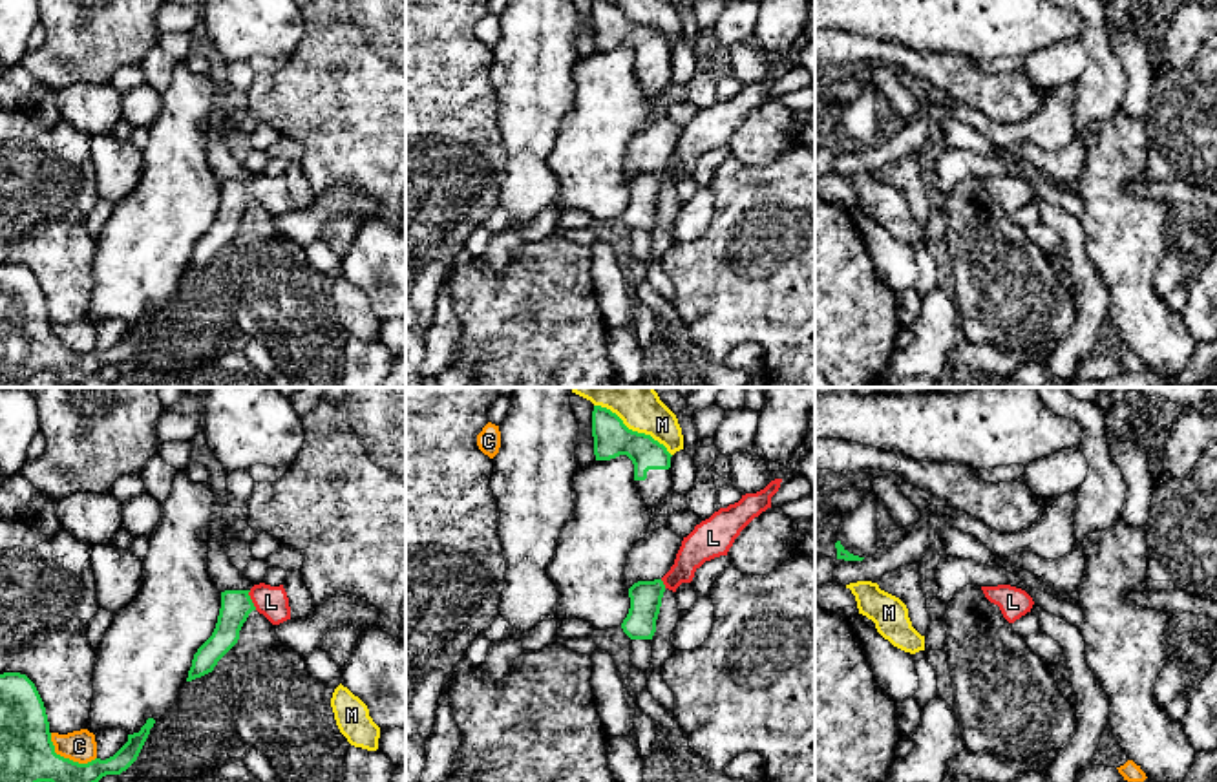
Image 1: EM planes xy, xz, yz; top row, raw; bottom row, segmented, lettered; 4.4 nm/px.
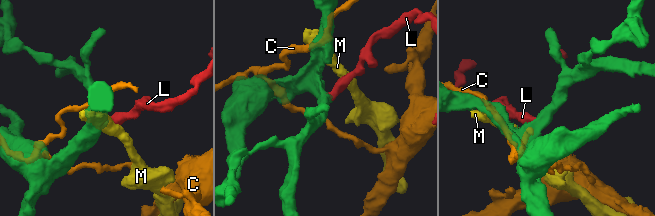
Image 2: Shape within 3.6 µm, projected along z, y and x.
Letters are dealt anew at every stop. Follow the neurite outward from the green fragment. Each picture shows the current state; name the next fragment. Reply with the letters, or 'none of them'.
L

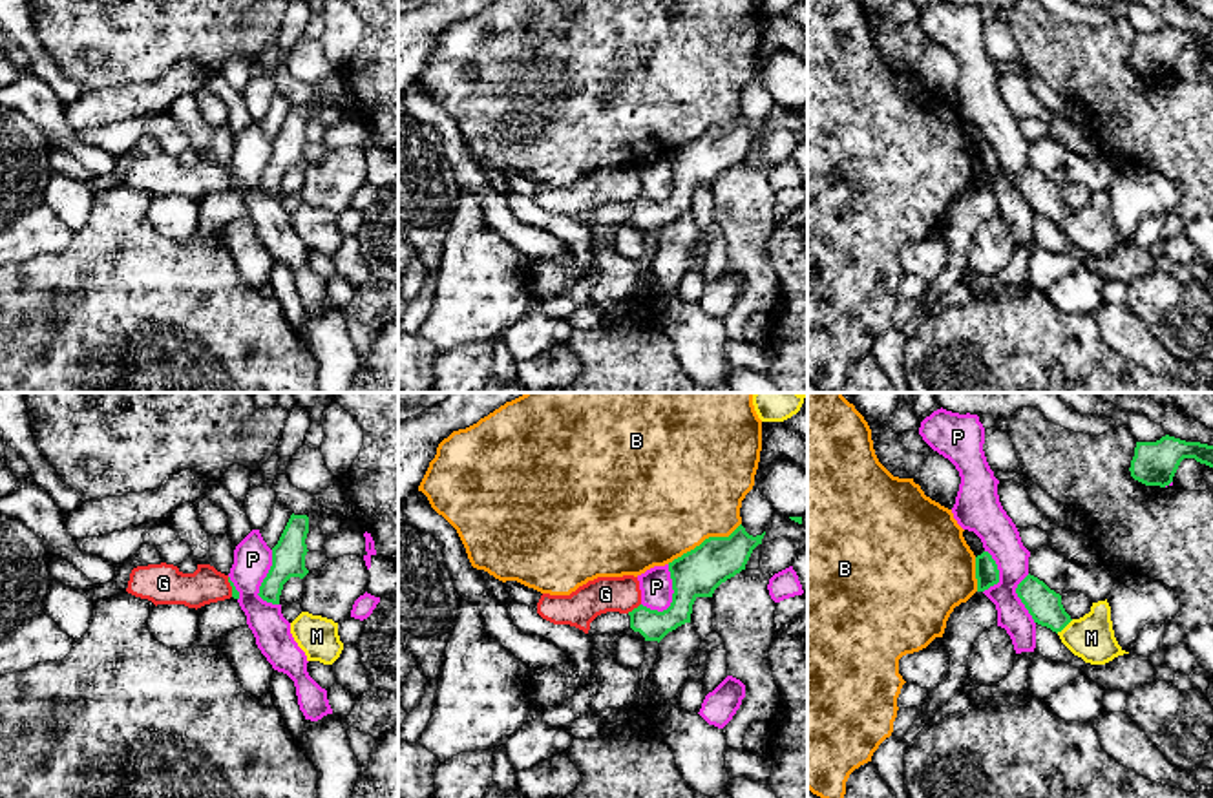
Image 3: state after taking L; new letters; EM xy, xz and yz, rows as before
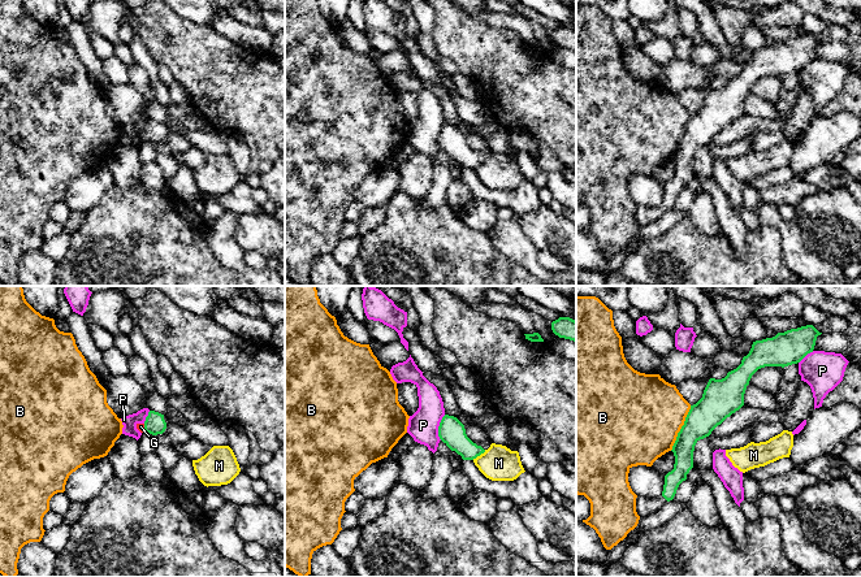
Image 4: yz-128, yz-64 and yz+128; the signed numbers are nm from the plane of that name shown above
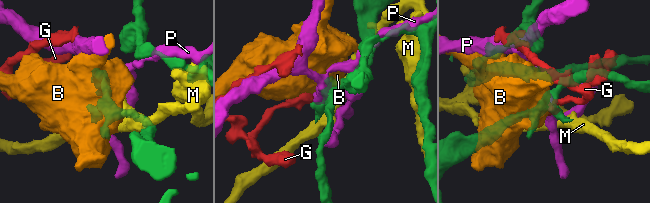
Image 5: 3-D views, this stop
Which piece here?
none of them

